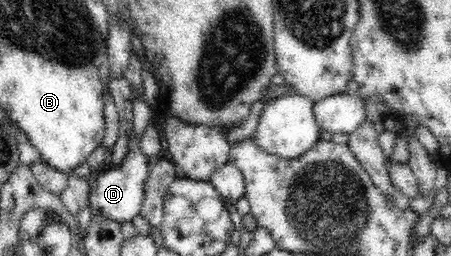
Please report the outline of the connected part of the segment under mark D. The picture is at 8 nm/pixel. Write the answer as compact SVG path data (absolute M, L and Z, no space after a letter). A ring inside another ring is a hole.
M134 97L133 101L133 135L129 140L128 152L118 169L105 169L92 177L91 193L88 207L91 215L105 218L108 221L117 221L120 225L131 222L133 217L139 215L141 203L145 195L145 181L149 177L149 169L152 160L143 154L139 139L143 137L146 125L153 117L153 113L159 113L151 102L144 97Z

